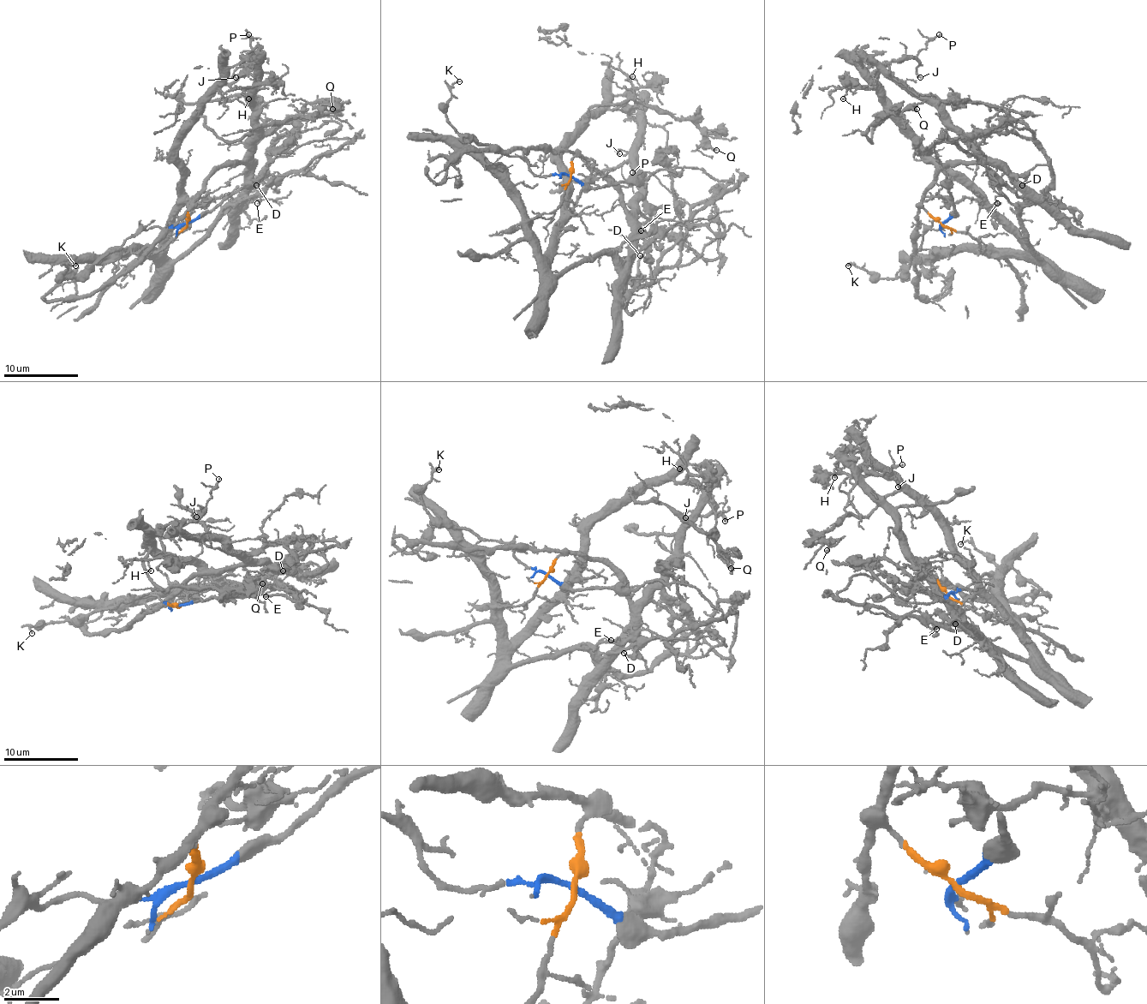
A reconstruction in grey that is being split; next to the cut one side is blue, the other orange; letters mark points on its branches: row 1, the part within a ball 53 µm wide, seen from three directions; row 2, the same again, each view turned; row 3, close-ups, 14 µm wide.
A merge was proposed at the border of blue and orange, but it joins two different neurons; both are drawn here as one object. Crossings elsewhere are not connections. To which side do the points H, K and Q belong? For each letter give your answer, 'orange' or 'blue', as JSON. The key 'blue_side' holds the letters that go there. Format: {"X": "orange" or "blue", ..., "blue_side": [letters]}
{"H": "blue", "K": "blue", "Q": "blue", "blue_side": ["H", "K", "Q"]}

